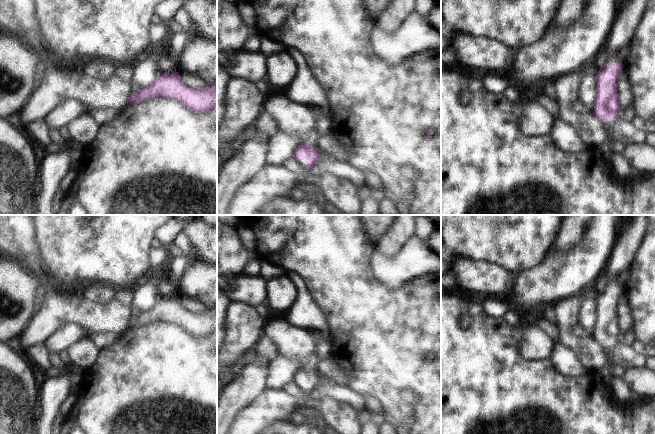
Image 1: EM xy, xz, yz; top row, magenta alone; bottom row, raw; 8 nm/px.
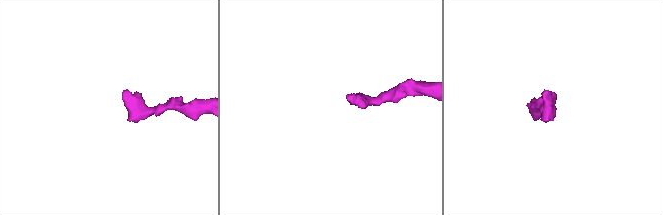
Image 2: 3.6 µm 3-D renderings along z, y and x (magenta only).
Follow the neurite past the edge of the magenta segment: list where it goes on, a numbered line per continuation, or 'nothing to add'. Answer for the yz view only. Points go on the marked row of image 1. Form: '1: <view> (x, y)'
1: yz (630, 12)
2: yz (626, 132)

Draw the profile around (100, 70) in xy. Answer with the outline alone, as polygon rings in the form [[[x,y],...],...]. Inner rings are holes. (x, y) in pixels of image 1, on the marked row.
[[[89,60],[82,69],[87,76],[100,81],[109,81],[113,76],[116,65],[102,60]]]

